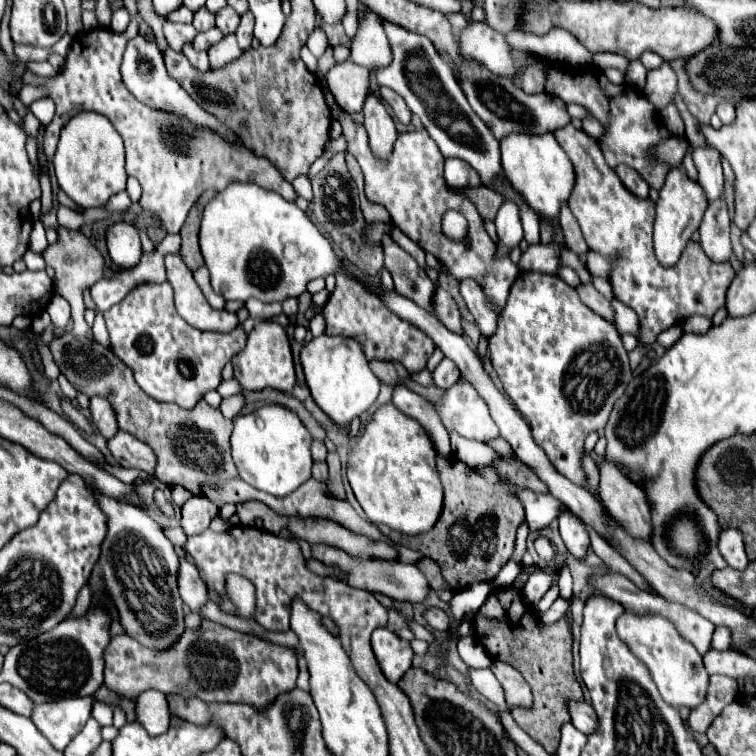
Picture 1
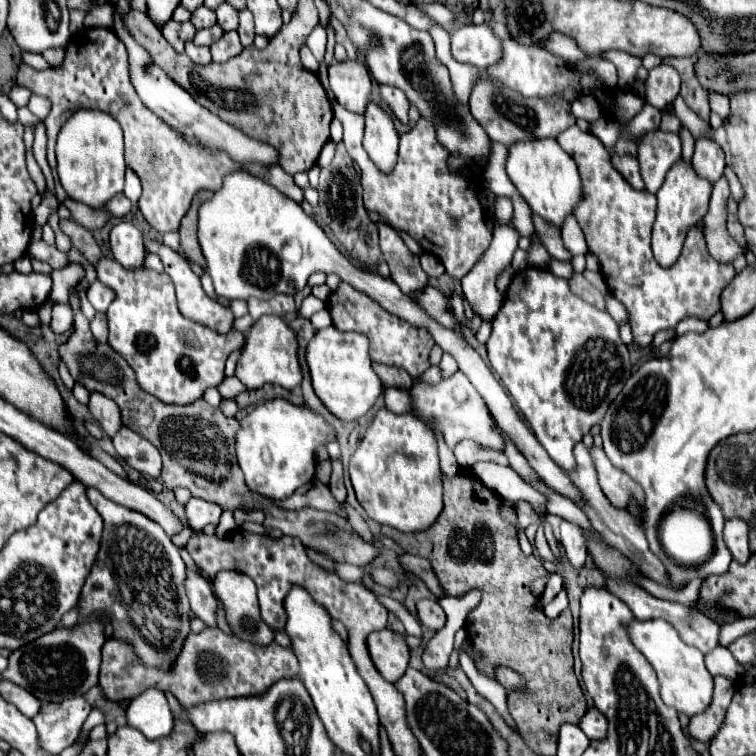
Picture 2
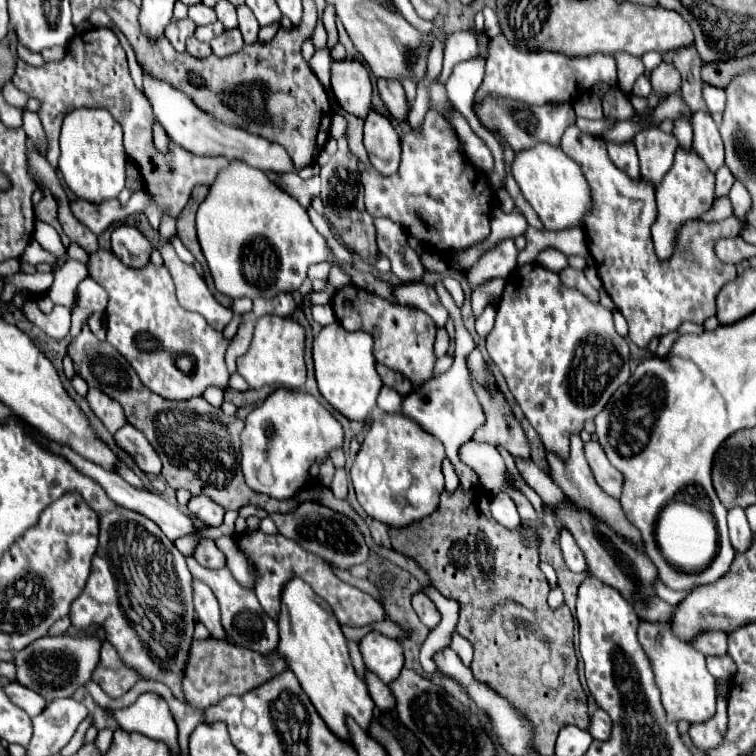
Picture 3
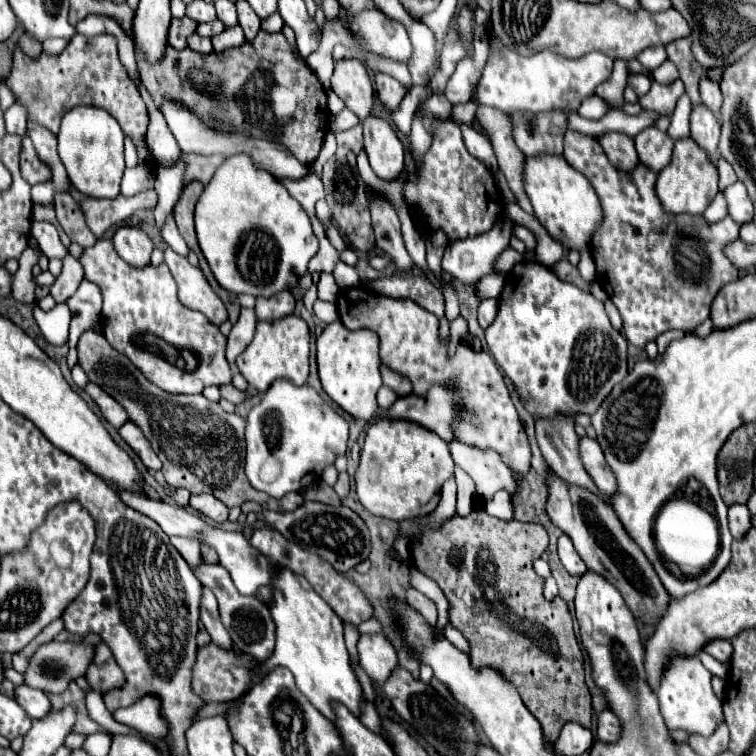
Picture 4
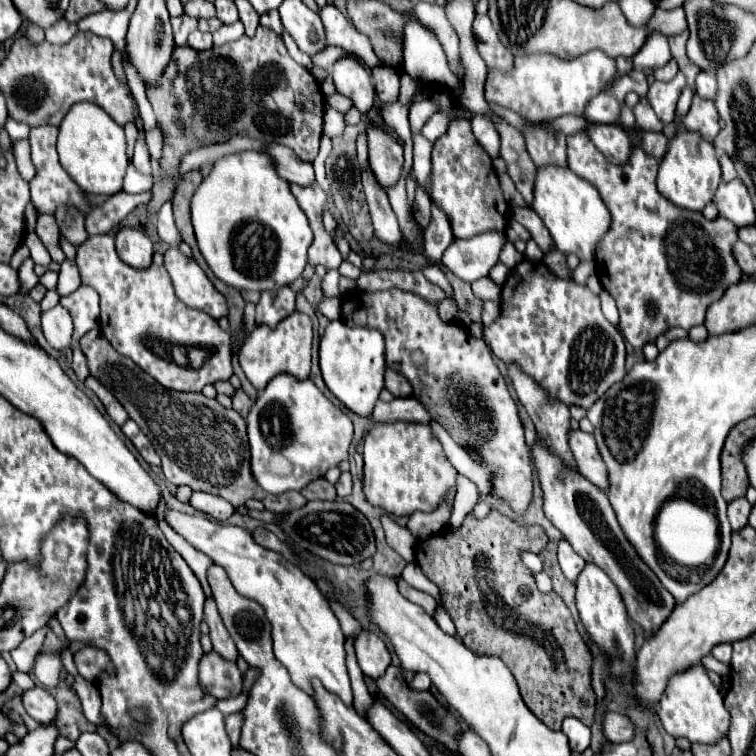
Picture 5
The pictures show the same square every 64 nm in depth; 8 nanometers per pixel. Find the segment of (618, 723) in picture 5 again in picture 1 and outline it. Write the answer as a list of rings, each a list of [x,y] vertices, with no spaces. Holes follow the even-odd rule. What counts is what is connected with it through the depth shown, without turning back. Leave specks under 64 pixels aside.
[[[568,702],[572,724],[586,736],[596,732],[596,712],[588,702]]]

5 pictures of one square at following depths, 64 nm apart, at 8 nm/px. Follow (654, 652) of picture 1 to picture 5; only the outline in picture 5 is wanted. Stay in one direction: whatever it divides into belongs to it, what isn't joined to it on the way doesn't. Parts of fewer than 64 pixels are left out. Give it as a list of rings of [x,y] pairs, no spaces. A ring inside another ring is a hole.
[[[702,664],[690,668],[688,672],[676,674],[660,698],[660,704],[656,706],[656,712],[662,720],[664,730],[674,738],[686,738],[690,744],[706,744],[712,746],[720,738],[728,734],[730,728],[730,716],[724,708],[724,698],[720,696],[714,682],[708,678]]]

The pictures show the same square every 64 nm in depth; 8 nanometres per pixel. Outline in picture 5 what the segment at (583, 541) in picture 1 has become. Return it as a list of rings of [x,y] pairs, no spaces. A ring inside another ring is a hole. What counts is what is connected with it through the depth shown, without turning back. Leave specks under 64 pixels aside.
[[[560,540],[558,544],[558,562],[560,562],[560,568],[564,572],[564,576],[574,582],[576,576],[580,574],[580,570],[584,568],[584,560],[574,552],[574,548],[566,542],[566,540]]]

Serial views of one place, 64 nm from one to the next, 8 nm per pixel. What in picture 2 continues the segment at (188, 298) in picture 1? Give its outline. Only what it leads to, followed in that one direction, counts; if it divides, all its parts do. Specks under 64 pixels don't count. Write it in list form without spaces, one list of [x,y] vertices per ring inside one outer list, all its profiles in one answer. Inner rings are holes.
[[[149,240],[145,242],[145,246],[148,253],[156,253],[162,258],[164,270],[168,272],[168,276],[172,278],[172,282],[174,282],[174,286],[176,286],[176,298],[178,298],[178,308],[180,308],[180,312],[182,312],[184,316],[188,316],[188,318],[192,318],[192,320],[196,320],[196,322],[200,322],[200,324],[204,324],[204,326],[216,330],[216,332],[230,332],[232,322],[234,322],[232,312],[230,312],[226,306],[222,306],[220,302],[216,302],[214,298],[210,298],[210,296],[204,292],[204,288],[202,288],[202,284],[200,284],[200,278],[192,272],[192,268],[188,266],[188,262],[186,262],[176,250],[168,248],[166,244]]]

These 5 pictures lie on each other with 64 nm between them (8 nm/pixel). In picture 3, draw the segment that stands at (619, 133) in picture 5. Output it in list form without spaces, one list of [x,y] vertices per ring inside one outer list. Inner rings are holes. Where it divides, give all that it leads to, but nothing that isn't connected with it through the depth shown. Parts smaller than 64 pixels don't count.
[[[606,142],[606,150],[616,168],[624,170],[630,178],[640,178],[640,164],[634,142]]]

